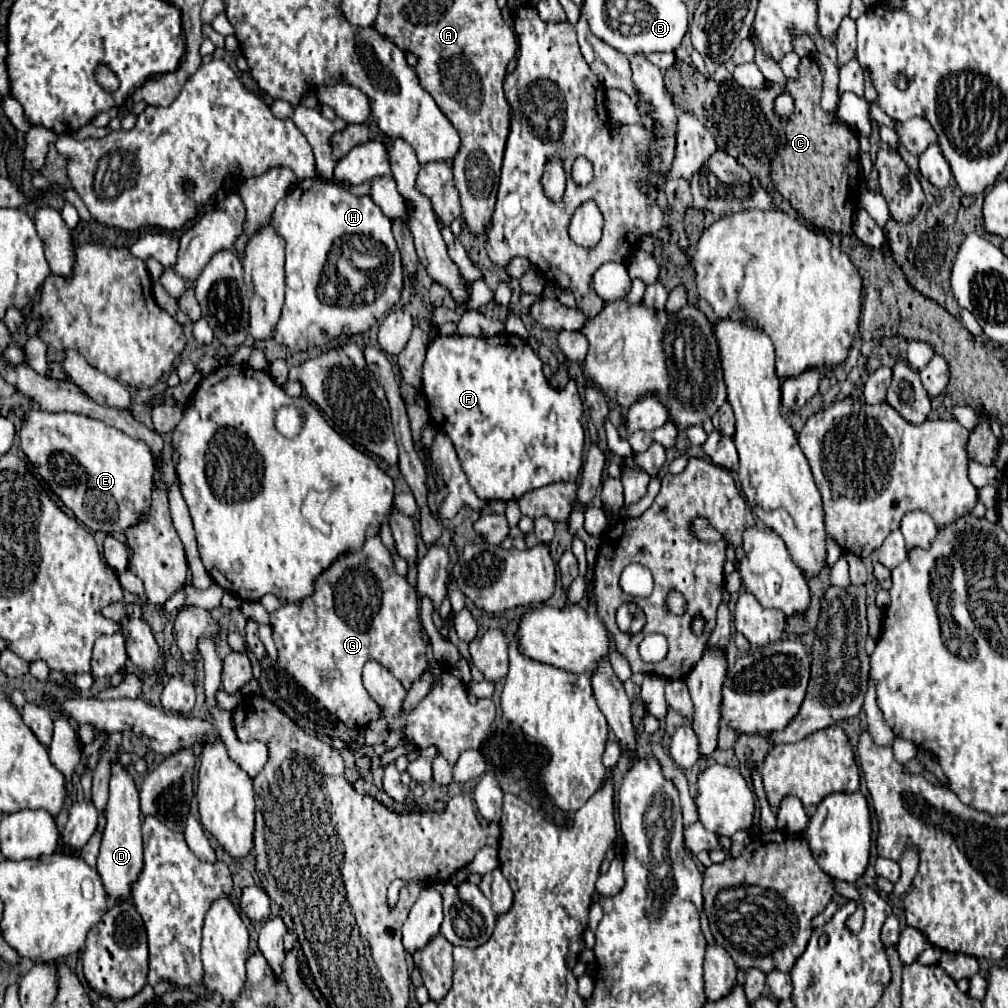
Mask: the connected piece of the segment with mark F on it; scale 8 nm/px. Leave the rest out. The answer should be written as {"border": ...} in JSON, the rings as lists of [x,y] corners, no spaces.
{"border":[[[501,333],[495,337],[463,337],[463,335],[449,335],[449,337],[435,337],[429,347],[427,347],[427,359],[423,365],[423,391],[425,391],[425,399],[427,399],[427,411],[431,417],[431,423],[435,425],[435,429],[447,433],[457,449],[459,461],[463,465],[463,471],[475,491],[475,495],[489,503],[489,501],[509,501],[509,499],[519,499],[523,493],[539,489],[543,485],[549,483],[557,483],[557,481],[577,481],[581,467],[583,467],[583,427],[581,427],[581,415],[583,415],[583,405],[575,387],[575,381],[569,381],[567,387],[563,391],[553,389],[547,379],[541,373],[543,361],[533,353],[533,349],[519,339],[517,335],[509,335],[509,333]]]}

